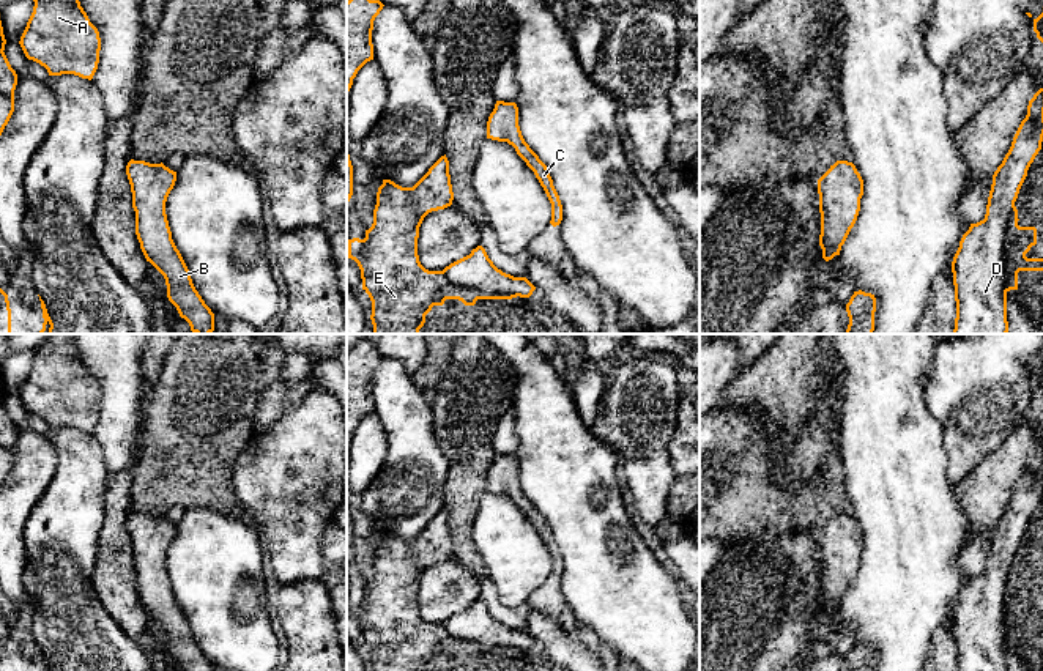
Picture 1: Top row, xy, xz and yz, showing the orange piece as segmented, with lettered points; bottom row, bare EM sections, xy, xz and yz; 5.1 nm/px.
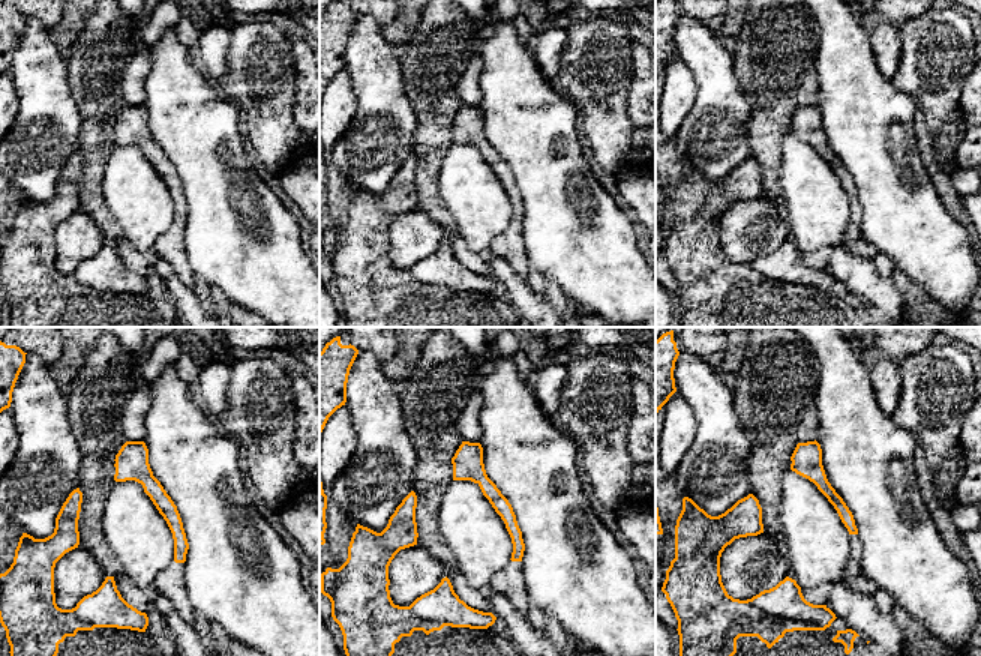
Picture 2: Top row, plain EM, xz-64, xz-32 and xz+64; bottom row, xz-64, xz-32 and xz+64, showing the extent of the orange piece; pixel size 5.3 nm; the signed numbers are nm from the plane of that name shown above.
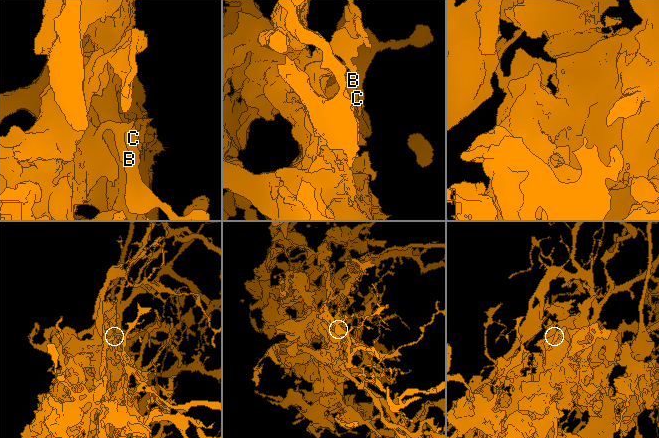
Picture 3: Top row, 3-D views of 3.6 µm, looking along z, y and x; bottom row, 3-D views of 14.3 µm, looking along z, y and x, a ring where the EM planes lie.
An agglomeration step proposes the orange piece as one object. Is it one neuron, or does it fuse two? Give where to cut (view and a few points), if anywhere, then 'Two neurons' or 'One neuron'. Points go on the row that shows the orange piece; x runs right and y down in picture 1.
No split. One neuron

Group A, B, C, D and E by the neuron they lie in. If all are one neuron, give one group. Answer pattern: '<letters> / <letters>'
A B C D E

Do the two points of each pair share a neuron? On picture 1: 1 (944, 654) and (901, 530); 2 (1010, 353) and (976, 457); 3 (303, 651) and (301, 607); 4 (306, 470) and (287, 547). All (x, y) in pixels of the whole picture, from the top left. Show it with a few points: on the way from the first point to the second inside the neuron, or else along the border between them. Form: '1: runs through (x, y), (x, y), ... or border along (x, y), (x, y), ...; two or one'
1: border along (950, 615), (936, 630), (928, 654); two
2: runs through (985, 378), (983, 432); one
3: runs through (303, 640), (303, 618); one
4: runs through (289, 489), (289, 528); one

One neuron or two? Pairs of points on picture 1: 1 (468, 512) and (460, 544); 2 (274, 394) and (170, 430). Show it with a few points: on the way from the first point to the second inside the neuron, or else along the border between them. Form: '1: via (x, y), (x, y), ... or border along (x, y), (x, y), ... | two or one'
1: border along (473, 522), (454, 522), (449, 526) | two
2: via (249, 399), (244, 404), (210, 405), (196, 419) | one

